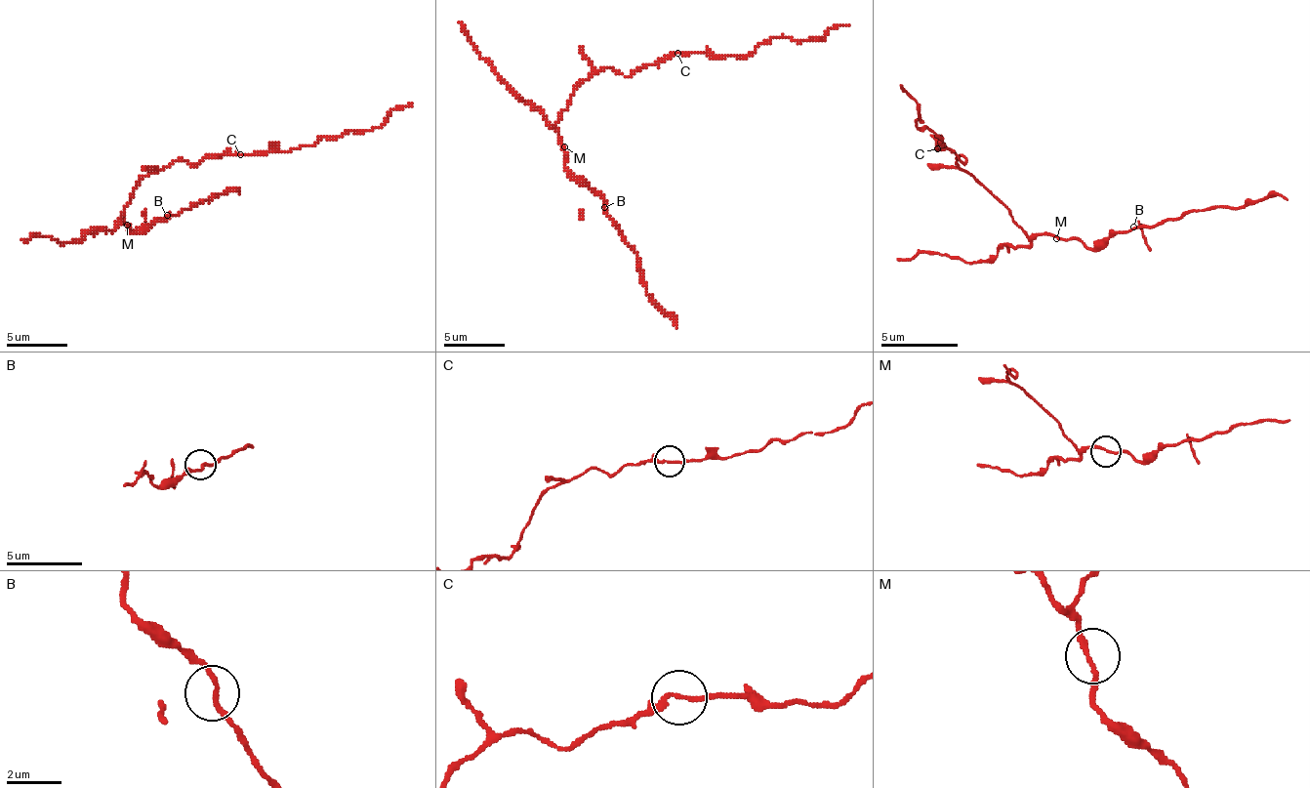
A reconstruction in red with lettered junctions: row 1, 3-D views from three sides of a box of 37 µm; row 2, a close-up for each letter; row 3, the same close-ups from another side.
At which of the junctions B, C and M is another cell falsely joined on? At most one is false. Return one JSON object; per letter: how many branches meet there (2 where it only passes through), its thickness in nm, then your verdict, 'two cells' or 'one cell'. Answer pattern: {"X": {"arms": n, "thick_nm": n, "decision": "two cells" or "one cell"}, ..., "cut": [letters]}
{"B": {"arms": 2, "thick_nm": 160, "decision": "one cell"}, "C": {"arms": 2, "thick_nm": 160, "decision": "one cell"}, "M": {"arms": 2, "thick_nm": 170, "decision": "one cell"}, "cut": []}

